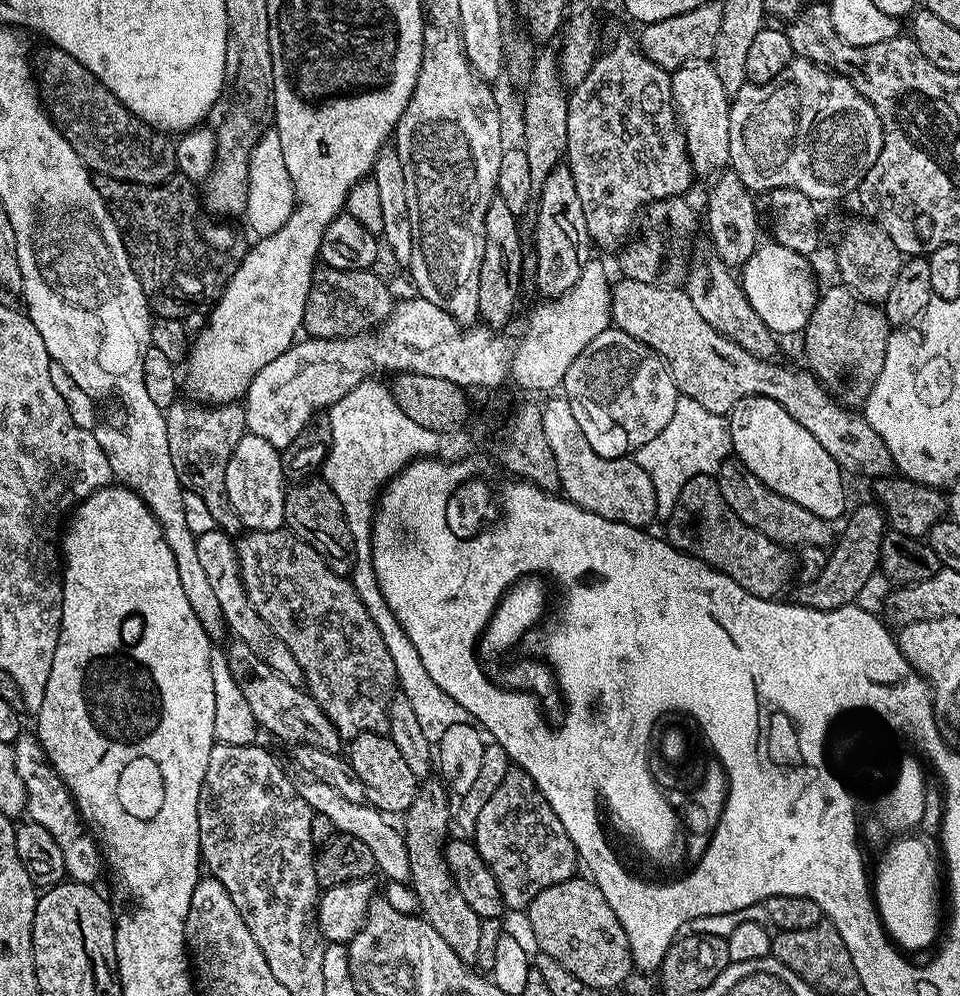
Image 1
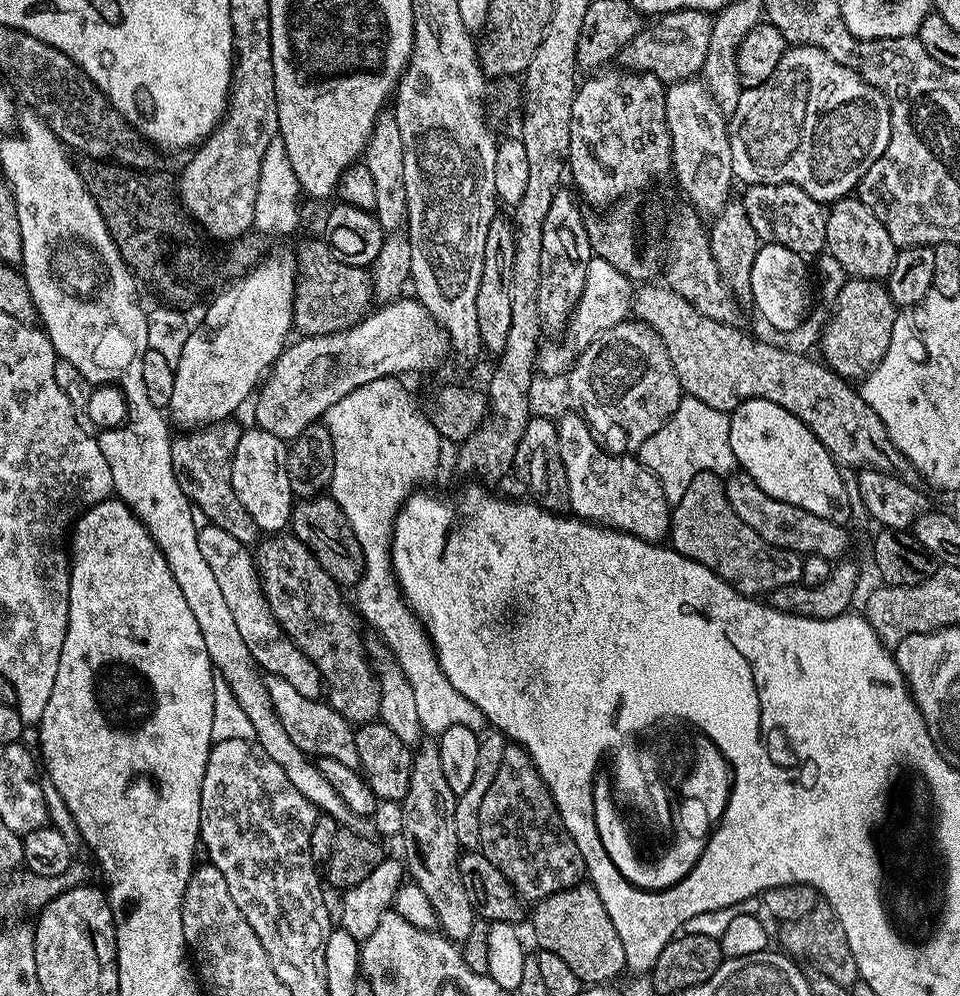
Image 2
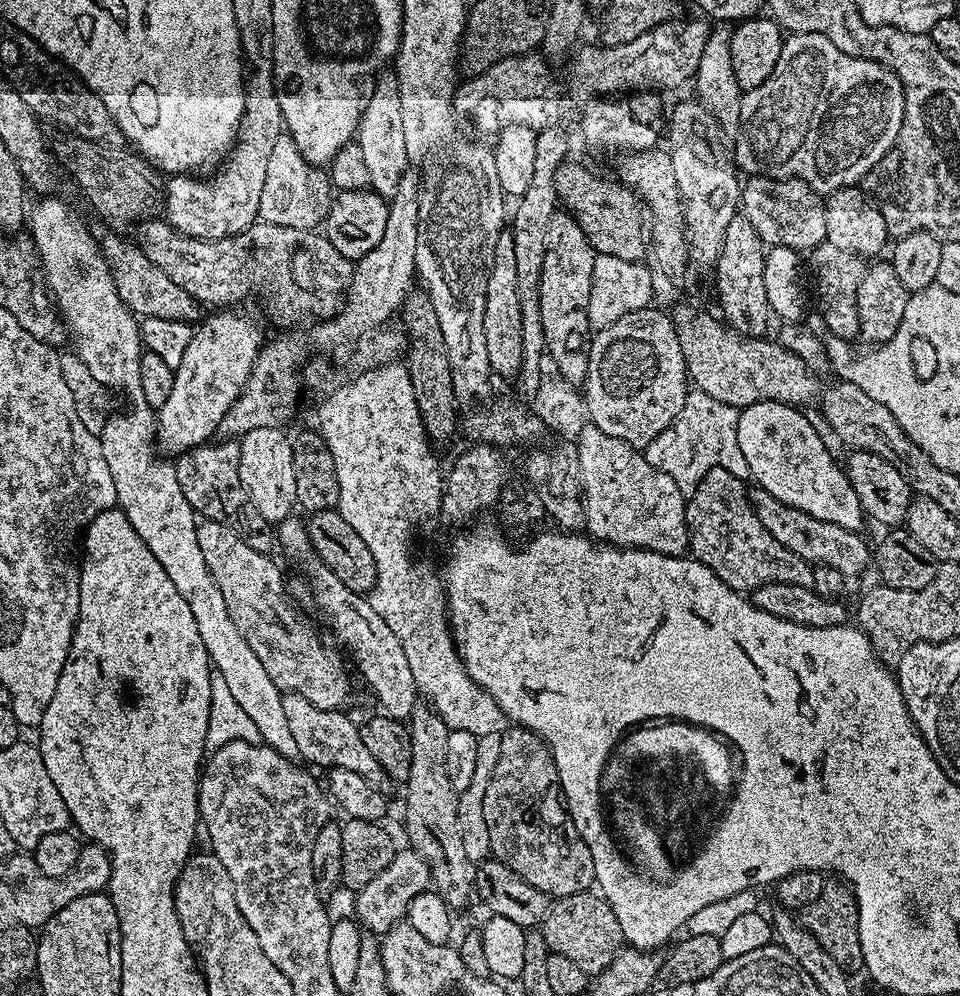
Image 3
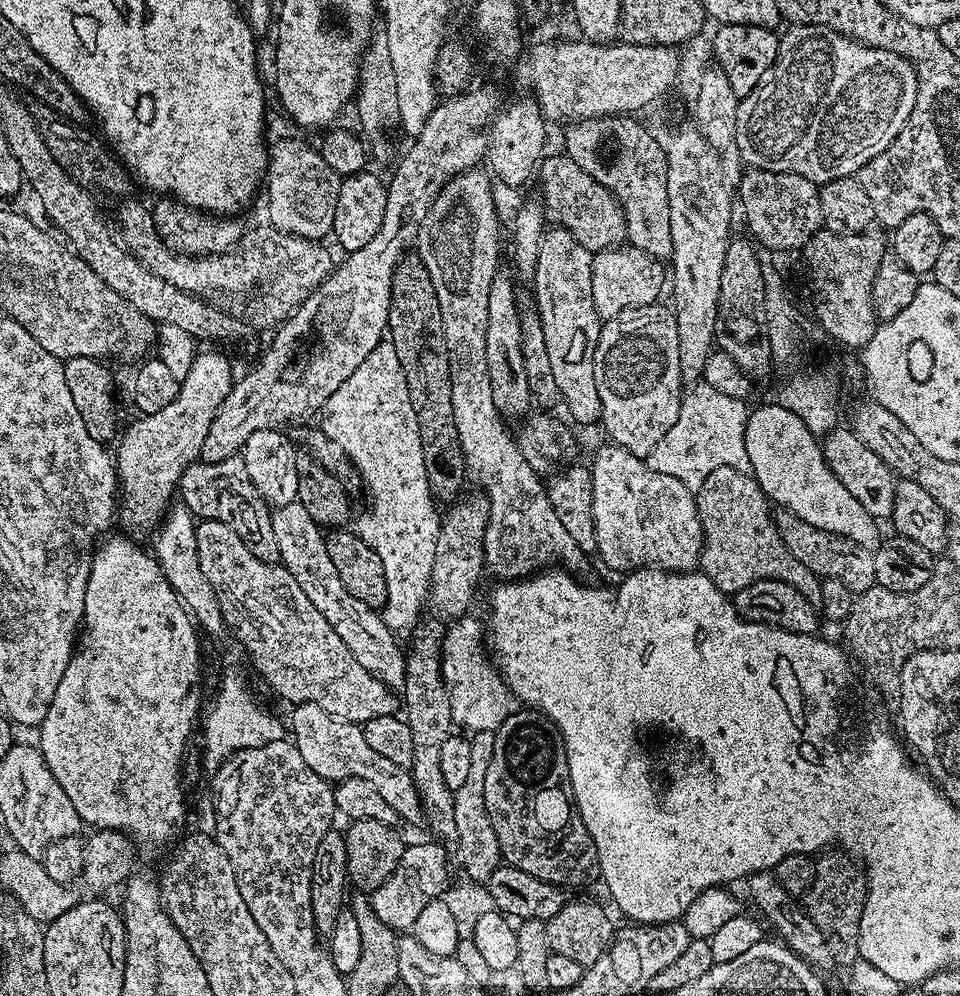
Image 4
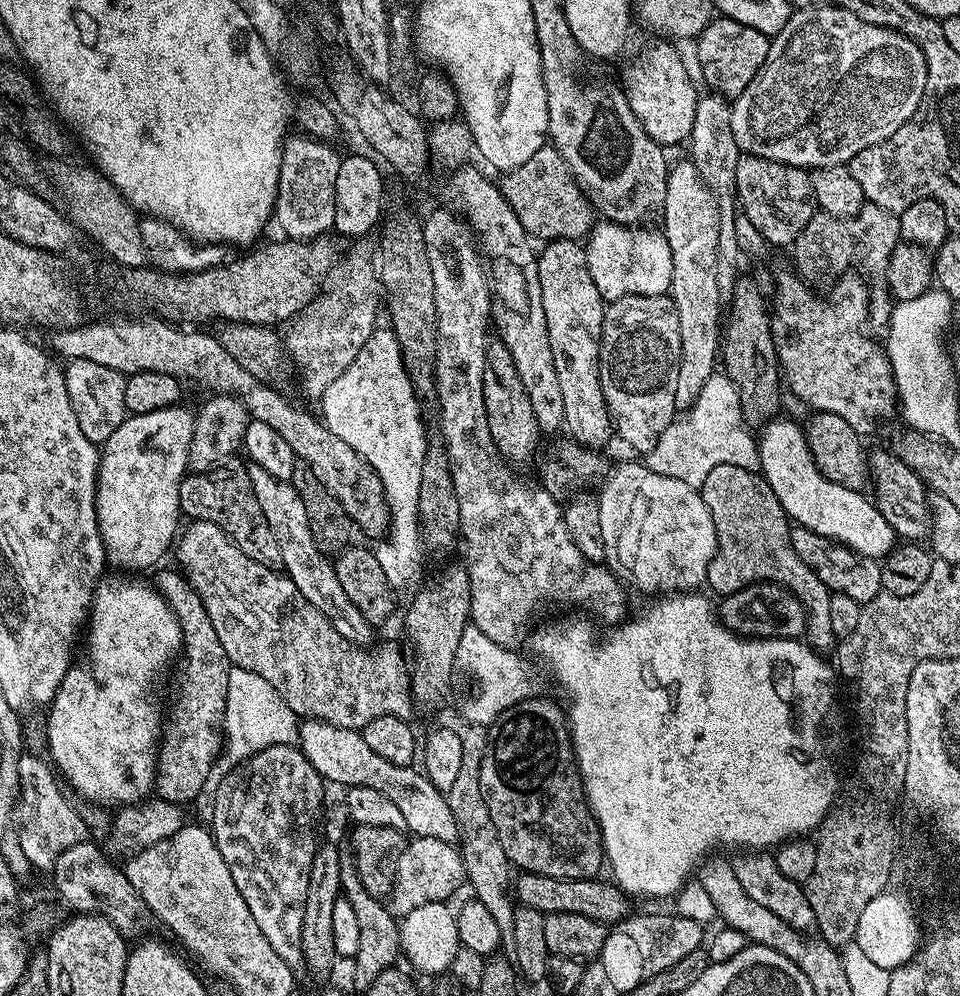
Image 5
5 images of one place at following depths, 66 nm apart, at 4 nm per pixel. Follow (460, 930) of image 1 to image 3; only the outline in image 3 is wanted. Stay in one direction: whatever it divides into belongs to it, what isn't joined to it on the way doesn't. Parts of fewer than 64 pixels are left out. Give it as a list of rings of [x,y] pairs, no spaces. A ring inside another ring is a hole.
[[[418,702],[413,706],[412,715],[406,720],[410,734],[410,774],[404,788],[404,828],[408,831],[411,851],[417,852],[428,862],[428,875],[434,891],[441,896],[452,910],[464,908],[468,895],[474,892],[474,880],[470,875],[470,865],[466,850],[462,850],[462,838],[458,835],[458,793],[446,774],[446,738],[449,729],[443,718],[427,703]]]

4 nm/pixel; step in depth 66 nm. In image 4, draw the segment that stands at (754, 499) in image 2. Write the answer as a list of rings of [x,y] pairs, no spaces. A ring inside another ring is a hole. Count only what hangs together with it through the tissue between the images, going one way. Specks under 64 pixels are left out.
[[[777,511],[774,519],[786,550],[790,550],[790,554],[794,554],[794,558],[798,558],[798,562],[802,562],[802,566],[806,566],[806,570],[810,570],[815,576],[838,578],[838,582],[844,583],[854,594],[865,592],[876,584],[873,549],[864,548],[842,534],[818,530],[818,526],[810,526],[810,522],[798,518],[798,514],[793,512]]]

